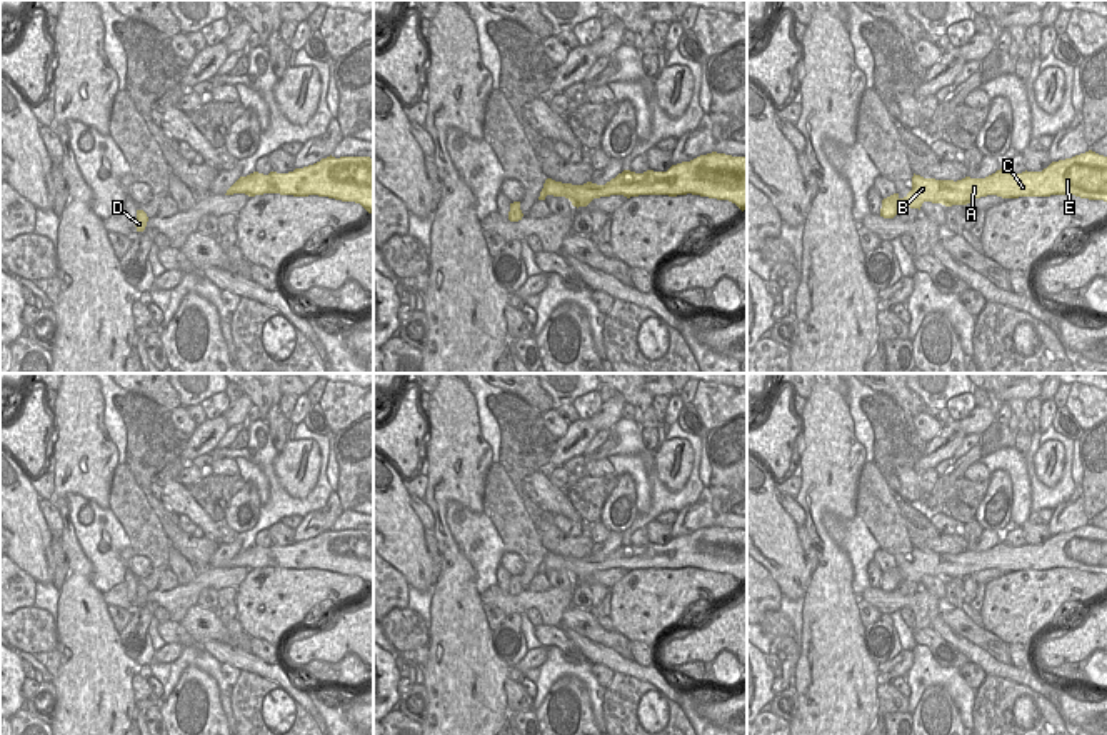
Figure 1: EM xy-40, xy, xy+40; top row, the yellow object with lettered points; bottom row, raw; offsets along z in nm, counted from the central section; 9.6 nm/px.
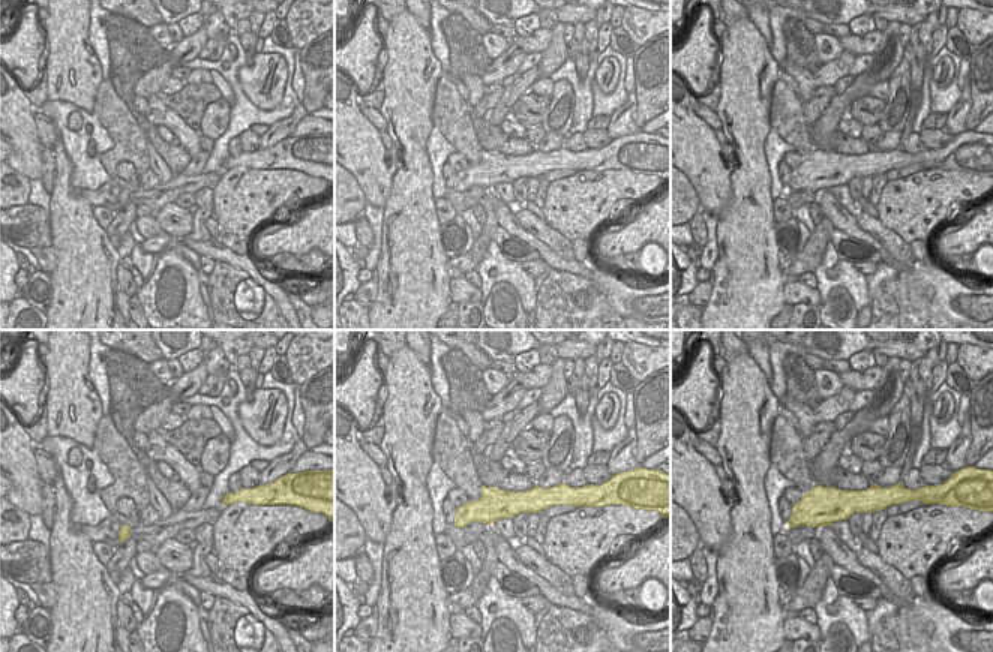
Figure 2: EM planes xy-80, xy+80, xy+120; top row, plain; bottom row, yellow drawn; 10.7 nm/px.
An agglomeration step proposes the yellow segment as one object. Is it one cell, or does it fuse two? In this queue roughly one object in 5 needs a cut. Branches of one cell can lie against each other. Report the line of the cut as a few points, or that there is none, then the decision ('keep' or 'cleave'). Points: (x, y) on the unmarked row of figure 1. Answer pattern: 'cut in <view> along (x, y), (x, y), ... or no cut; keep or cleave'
no cut; keep

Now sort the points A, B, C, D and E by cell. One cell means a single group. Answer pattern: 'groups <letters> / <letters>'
groups A B C D E

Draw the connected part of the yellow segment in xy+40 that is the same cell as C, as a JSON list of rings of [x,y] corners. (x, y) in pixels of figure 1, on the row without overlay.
[[[1092,523],[1072,532],[1052,535],[1042,545],[1009,547],[997,543],[985,552],[935,553],[912,550],[912,563],[900,572],[894,567],[882,573],[880,590],[894,592],[904,580],[919,582],[924,575],[945,580],[967,578],[975,572],[1075,568],[1107,575],[1107,530]]]

